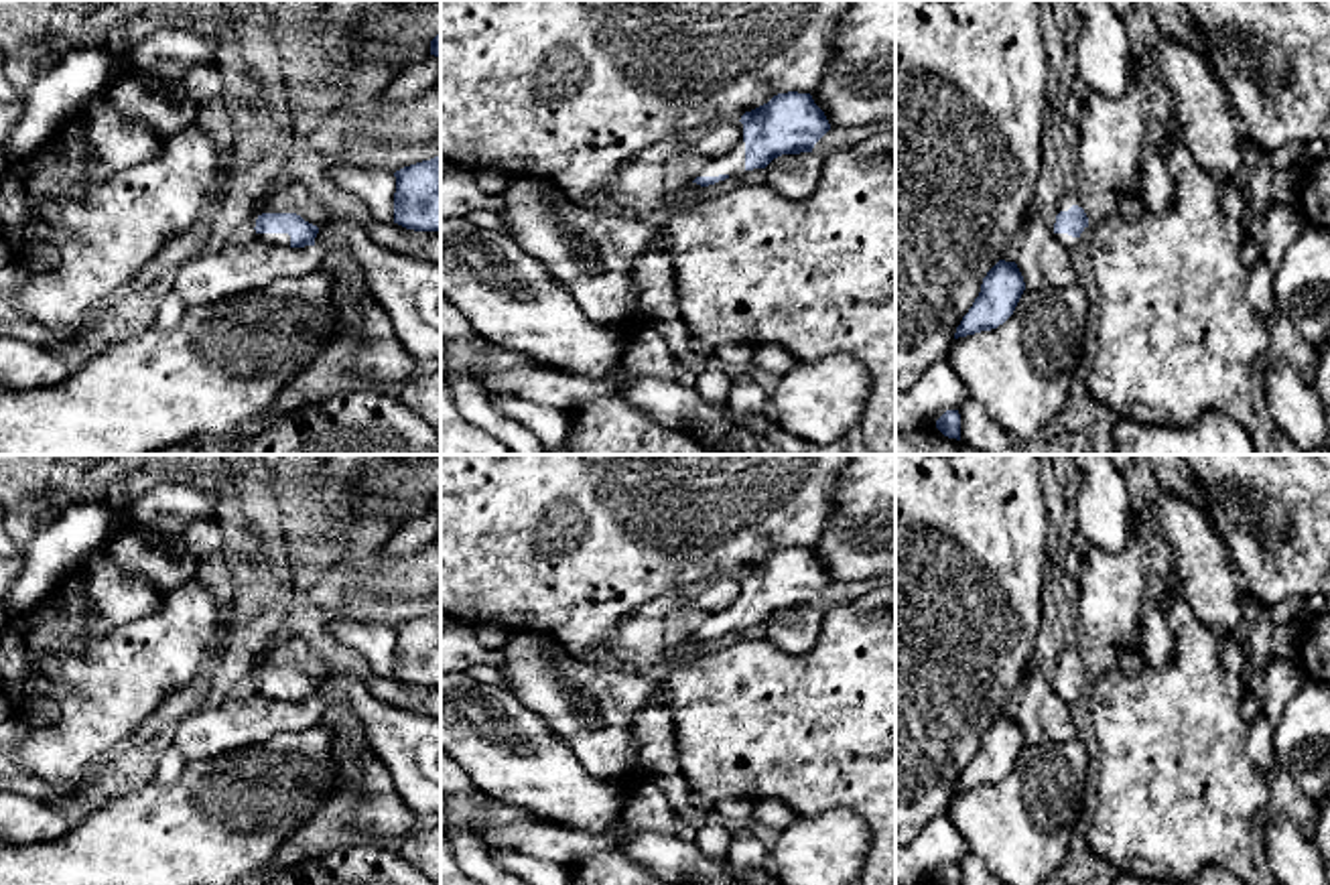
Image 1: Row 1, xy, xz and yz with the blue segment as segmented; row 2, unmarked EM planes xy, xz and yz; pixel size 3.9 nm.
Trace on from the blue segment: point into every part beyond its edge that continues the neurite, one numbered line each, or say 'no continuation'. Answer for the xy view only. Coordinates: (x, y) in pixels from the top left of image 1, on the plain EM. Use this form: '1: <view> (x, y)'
1: xy (283, 695)

